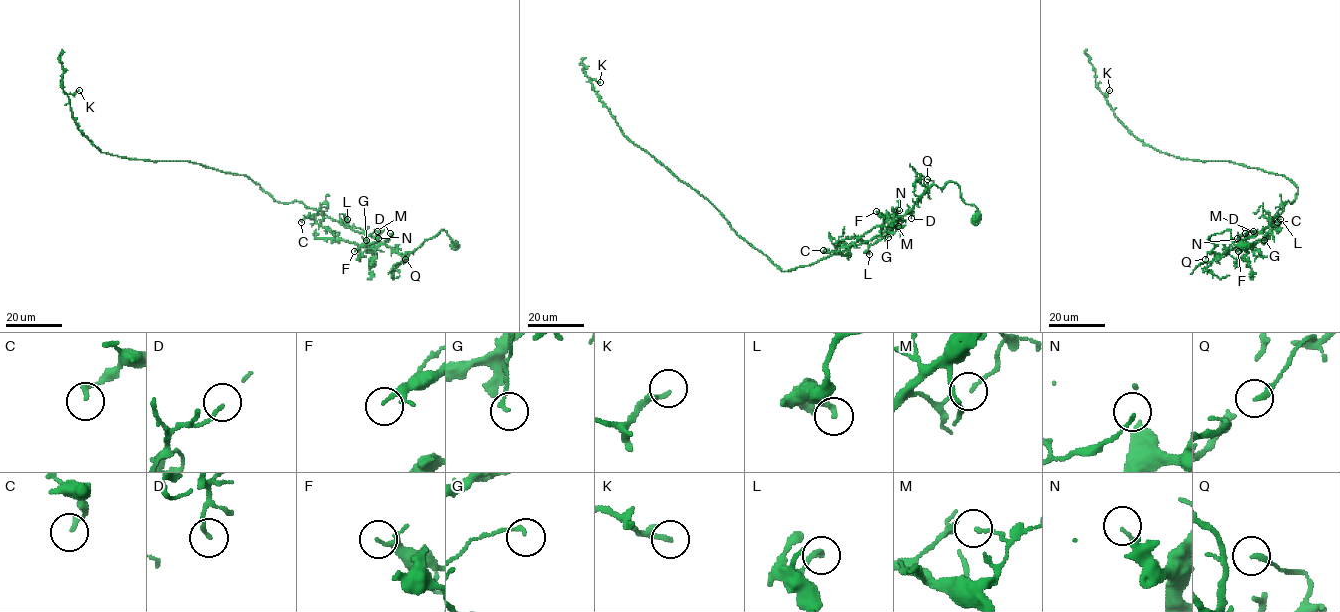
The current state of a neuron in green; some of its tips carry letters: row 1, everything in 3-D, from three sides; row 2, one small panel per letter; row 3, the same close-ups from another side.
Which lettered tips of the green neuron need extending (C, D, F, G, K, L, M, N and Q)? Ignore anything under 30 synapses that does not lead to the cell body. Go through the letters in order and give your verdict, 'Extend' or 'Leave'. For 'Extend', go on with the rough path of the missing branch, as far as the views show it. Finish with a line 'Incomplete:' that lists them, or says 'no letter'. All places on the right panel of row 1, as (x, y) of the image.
C: Leave
D: Leave
F: Leave
G: Leave
K: Extend. Course of what is missing: (1109, 90), (1111, 76), (1122, 83)
L: Leave
M: Leave
N: Leave
Q: Leave
Incomplete: K

